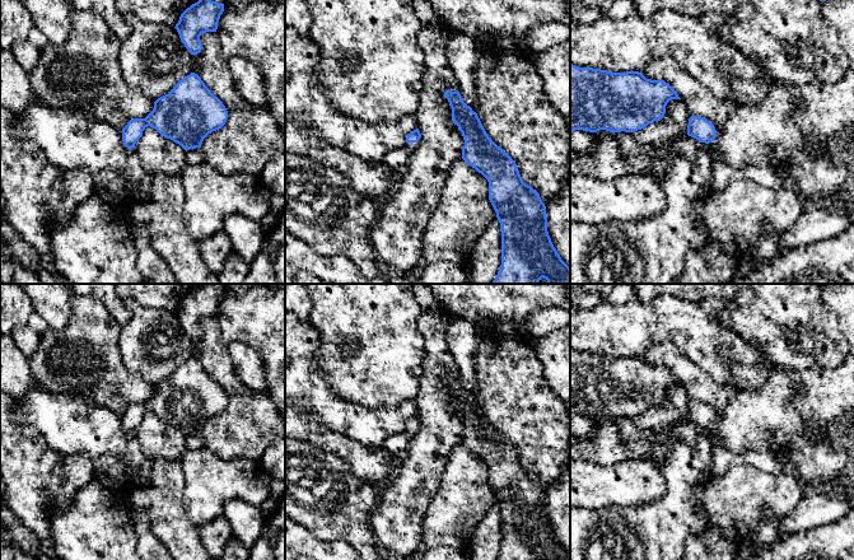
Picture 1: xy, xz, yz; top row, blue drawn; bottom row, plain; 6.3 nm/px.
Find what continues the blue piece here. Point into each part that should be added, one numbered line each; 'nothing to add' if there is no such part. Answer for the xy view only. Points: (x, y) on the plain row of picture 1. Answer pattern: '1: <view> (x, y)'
nothing to add

